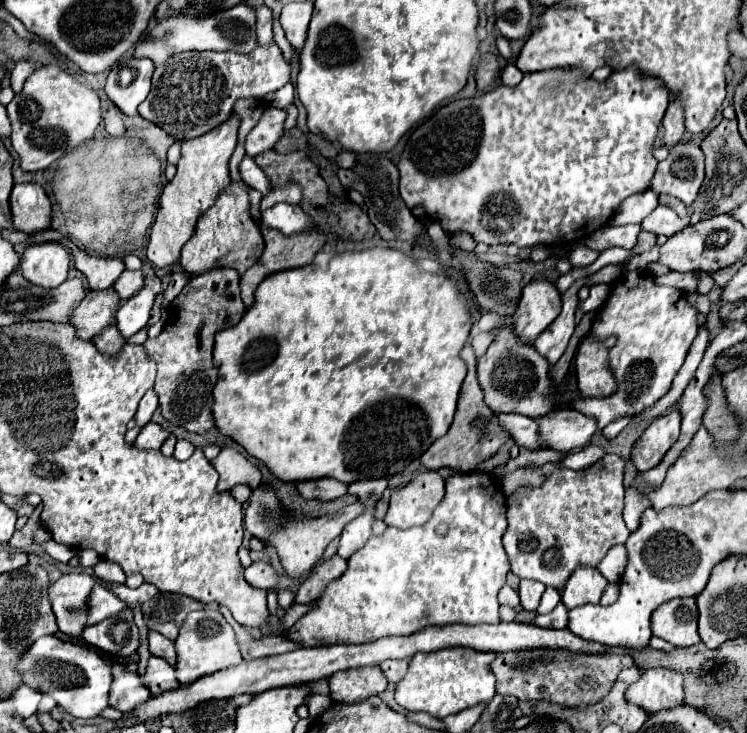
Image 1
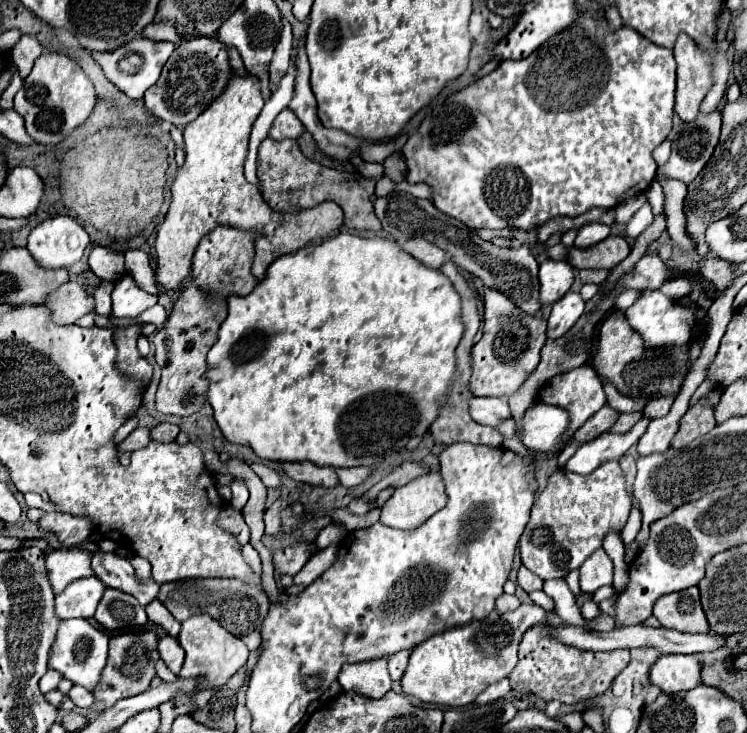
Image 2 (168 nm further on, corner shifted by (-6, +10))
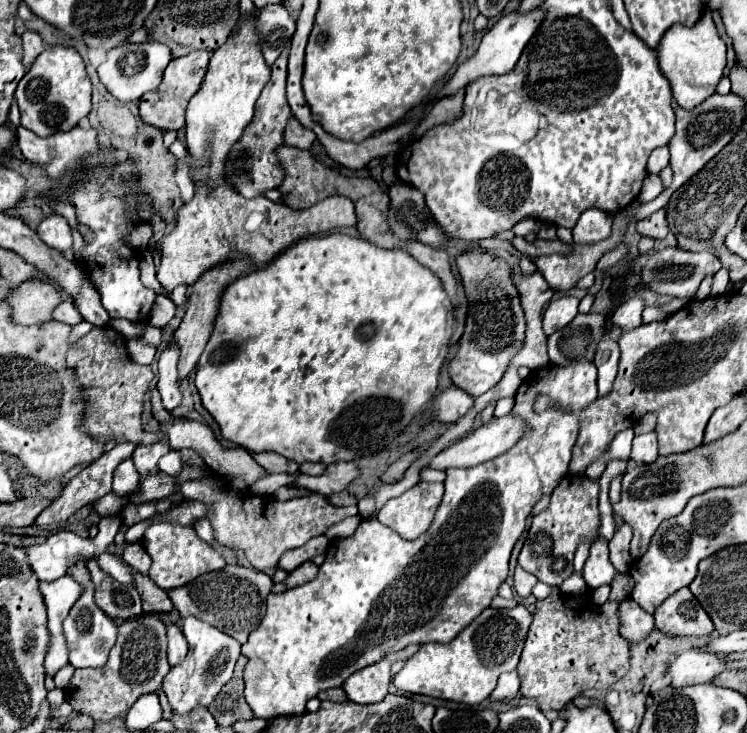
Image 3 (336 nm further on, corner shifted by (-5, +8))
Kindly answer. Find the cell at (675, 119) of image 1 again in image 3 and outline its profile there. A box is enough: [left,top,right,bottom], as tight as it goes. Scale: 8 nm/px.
[657,10,727,110]

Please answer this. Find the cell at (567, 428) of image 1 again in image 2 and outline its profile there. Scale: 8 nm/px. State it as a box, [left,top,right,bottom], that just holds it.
[516,404,568,450]

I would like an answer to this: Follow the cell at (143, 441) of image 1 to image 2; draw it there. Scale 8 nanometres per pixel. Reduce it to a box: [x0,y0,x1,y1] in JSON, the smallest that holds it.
[118,428,150,458]

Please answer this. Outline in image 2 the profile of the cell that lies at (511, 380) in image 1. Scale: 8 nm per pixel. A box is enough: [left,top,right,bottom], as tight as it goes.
[470,288,546,396]

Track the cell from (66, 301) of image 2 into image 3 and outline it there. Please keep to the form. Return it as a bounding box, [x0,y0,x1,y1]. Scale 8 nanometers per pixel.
[7,280,63,326]

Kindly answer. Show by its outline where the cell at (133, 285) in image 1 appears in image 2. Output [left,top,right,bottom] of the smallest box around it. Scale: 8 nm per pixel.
[88,246,124,280]

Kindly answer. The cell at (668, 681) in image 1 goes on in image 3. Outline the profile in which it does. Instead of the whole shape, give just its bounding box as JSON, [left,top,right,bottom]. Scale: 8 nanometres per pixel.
[667,650,727,688]

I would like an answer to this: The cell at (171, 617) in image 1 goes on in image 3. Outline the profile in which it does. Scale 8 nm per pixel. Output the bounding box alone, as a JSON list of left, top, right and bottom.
[169,566,273,644]

